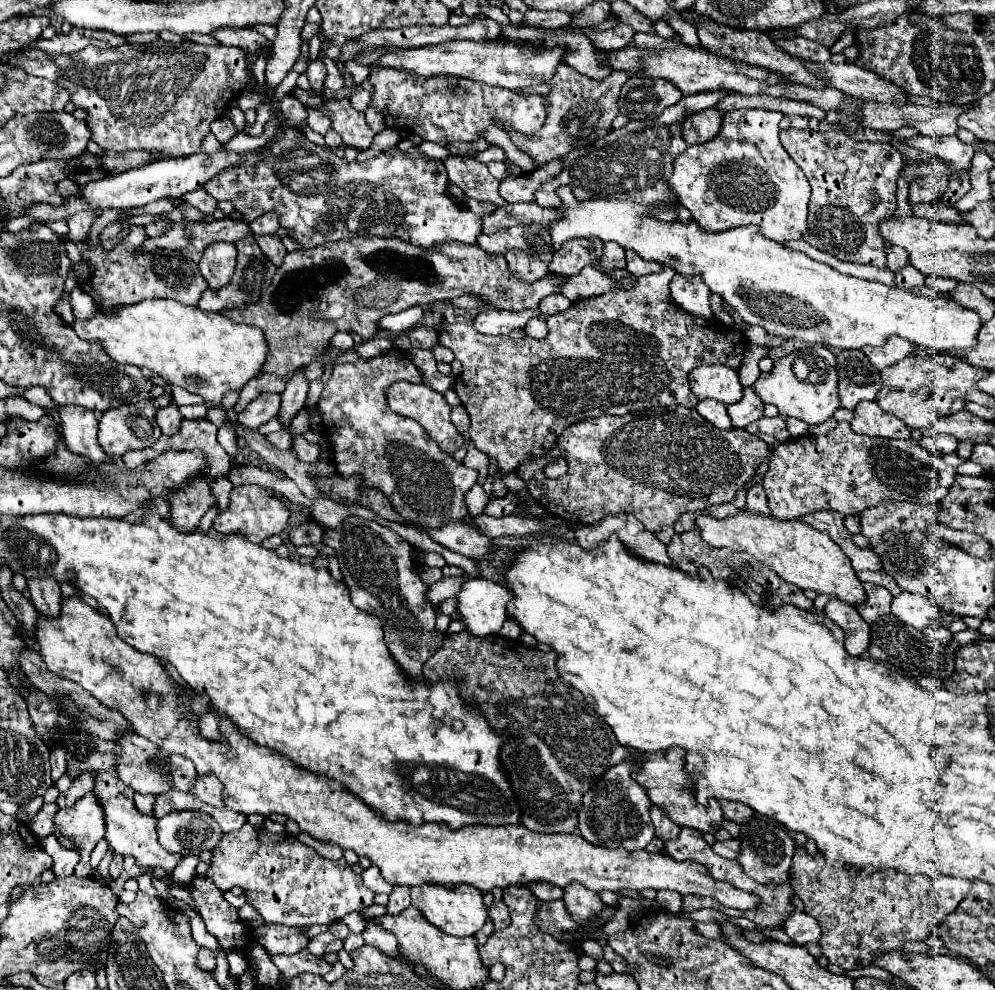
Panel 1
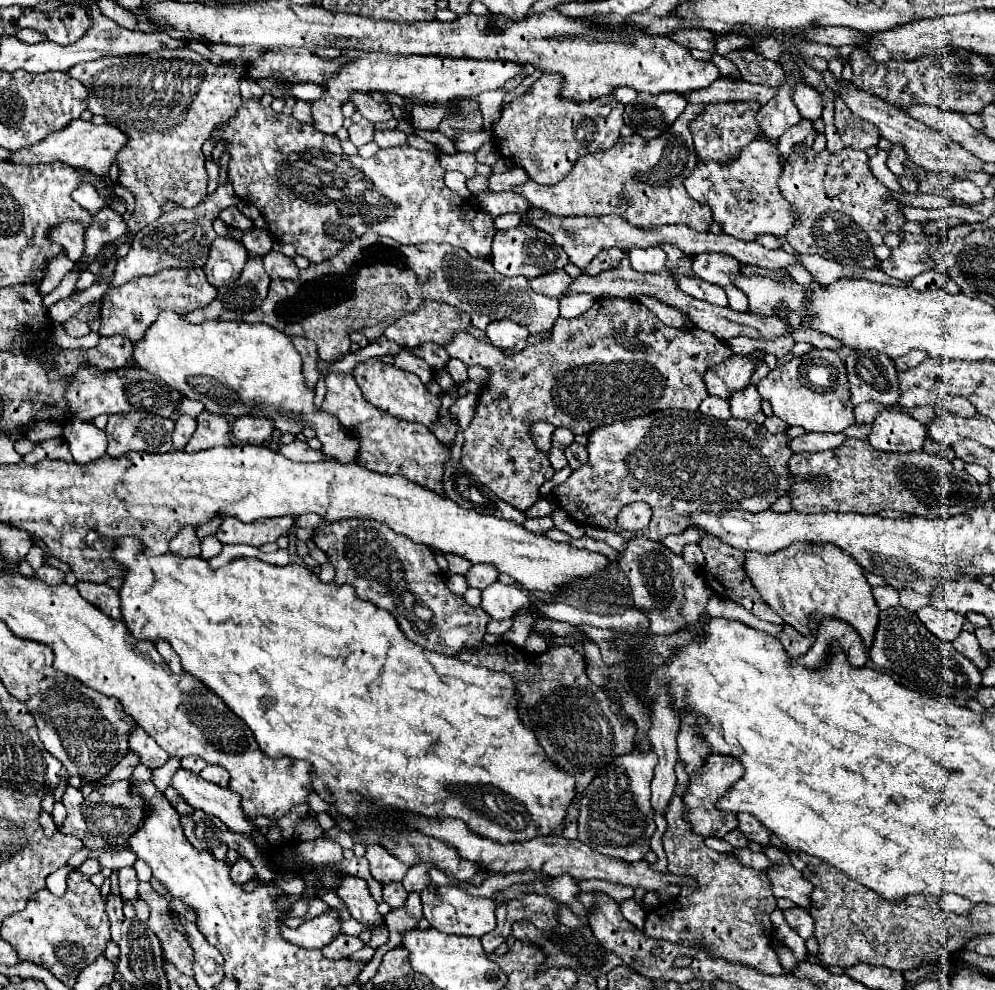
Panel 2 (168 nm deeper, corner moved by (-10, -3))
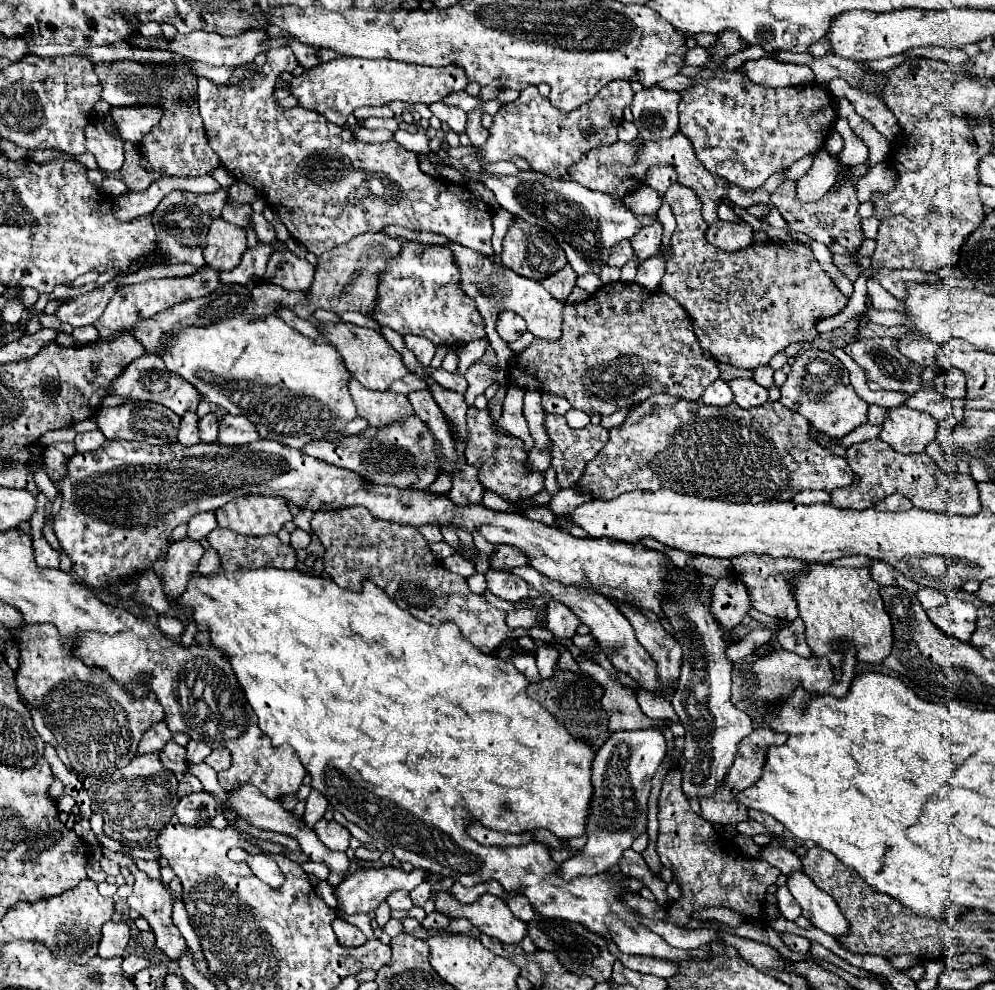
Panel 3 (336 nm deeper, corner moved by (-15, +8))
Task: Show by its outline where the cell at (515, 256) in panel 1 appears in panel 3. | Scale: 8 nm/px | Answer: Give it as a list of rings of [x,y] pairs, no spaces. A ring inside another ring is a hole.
[[[565,266],[563,270],[557,270],[555,274],[549,274],[547,278],[543,278],[543,288],[547,288],[547,292],[557,298],[557,300],[567,300],[567,296],[571,294],[571,290],[575,288],[575,280],[577,274],[575,270],[571,270],[571,266]]]

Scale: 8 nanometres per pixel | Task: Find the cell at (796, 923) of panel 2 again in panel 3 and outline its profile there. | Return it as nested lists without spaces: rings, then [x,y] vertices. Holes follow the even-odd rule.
[[[781,886],[777,890],[777,902],[779,902],[779,912],[787,918],[787,920],[795,920],[801,916],[801,906],[795,902],[795,898],[791,896],[791,892],[787,890],[787,886]]]

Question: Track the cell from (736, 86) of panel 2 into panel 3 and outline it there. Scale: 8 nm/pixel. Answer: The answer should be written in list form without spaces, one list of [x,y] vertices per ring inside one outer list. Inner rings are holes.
[[[677,74],[675,78],[669,78],[667,82],[663,82],[663,84],[659,84],[659,86],[661,86],[661,88],[667,88],[667,90],[681,92],[681,90],[687,90],[687,86],[691,86],[691,82],[695,82],[695,78],[689,78],[689,76]]]

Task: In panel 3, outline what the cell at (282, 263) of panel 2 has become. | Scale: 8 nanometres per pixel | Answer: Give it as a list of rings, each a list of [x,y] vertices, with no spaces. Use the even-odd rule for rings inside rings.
[[[275,250],[269,258],[263,280],[279,284],[287,290],[307,290],[313,282],[313,274],[315,266],[305,258],[299,258],[289,250]]]

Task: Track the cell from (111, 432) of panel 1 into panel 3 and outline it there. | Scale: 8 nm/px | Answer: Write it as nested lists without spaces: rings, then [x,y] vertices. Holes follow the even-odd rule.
[[[125,402],[115,408],[101,408],[97,412],[97,424],[99,430],[107,436],[107,440],[139,440],[153,446],[171,444],[177,442],[177,430],[179,430],[179,416],[171,410],[167,410],[161,404],[155,402]]]

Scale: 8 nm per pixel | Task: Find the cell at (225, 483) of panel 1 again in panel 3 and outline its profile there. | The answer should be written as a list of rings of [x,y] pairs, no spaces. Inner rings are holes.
[[[207,512],[207,514],[195,514],[195,518],[191,518],[189,522],[189,532],[187,536],[193,540],[203,540],[211,530],[215,530],[219,524],[215,522],[215,514]]]

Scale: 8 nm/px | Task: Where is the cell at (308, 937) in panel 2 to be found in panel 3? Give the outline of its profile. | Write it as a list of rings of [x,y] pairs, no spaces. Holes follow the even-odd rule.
[[[377,866],[377,868],[357,868],[349,878],[345,878],[339,886],[335,886],[335,896],[337,896],[337,910],[343,914],[357,914],[357,912],[369,912],[379,906],[391,894],[393,890],[413,890],[425,880],[427,872],[425,870],[413,870],[405,872],[395,866]]]

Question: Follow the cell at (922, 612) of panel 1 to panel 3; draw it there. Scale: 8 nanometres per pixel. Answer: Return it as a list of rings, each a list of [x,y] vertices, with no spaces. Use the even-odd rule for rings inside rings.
[[[949,598],[943,606],[927,610],[927,616],[947,636],[969,642],[977,624],[977,606],[961,598]]]

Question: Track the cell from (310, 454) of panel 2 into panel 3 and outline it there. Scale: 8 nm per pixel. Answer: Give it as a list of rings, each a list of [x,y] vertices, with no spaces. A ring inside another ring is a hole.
[[[411,416],[403,422],[393,422],[383,428],[369,426],[359,434],[333,440],[333,442],[311,440],[301,450],[317,460],[353,470],[375,484],[391,484],[391,486],[403,486],[403,488],[411,486],[411,488],[425,490],[439,474],[435,440],[431,438],[429,428],[417,416]]]

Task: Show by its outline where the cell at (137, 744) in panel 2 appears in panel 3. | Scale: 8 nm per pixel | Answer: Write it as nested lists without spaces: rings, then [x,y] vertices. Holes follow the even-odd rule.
[[[169,740],[161,750],[159,750],[159,760],[161,764],[171,770],[175,776],[183,776],[187,768],[187,758],[185,758],[185,748],[177,746],[173,740]]]

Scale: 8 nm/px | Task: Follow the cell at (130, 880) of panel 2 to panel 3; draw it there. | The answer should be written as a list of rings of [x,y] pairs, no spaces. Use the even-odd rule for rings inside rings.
[[[105,850],[105,854],[107,854],[111,860],[115,860],[119,866],[127,866],[127,870],[131,872],[131,876],[135,878],[135,882],[133,882],[133,890],[131,890],[131,896],[127,898],[129,908],[137,910],[139,914],[143,914],[143,916],[149,920],[149,926],[151,926],[151,930],[155,932],[155,944],[157,944],[157,948],[159,948],[169,960],[177,962],[177,960],[185,954],[187,944],[185,944],[181,932],[177,930],[177,926],[175,926],[173,920],[171,920],[171,896],[169,896],[169,894],[165,892],[165,888],[161,886],[161,880],[153,880],[153,878],[149,878],[147,874],[143,874],[143,872],[141,872],[141,870],[139,870],[139,868],[127,858],[127,856],[123,856],[123,854],[109,852],[109,850]]]

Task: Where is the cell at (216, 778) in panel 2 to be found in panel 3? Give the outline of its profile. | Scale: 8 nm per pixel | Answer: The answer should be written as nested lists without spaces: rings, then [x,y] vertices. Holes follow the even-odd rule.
[[[219,748],[219,750],[213,750],[205,762],[207,762],[215,772],[221,772],[221,770],[227,770],[227,768],[231,766],[231,754],[229,754],[225,748]]]

